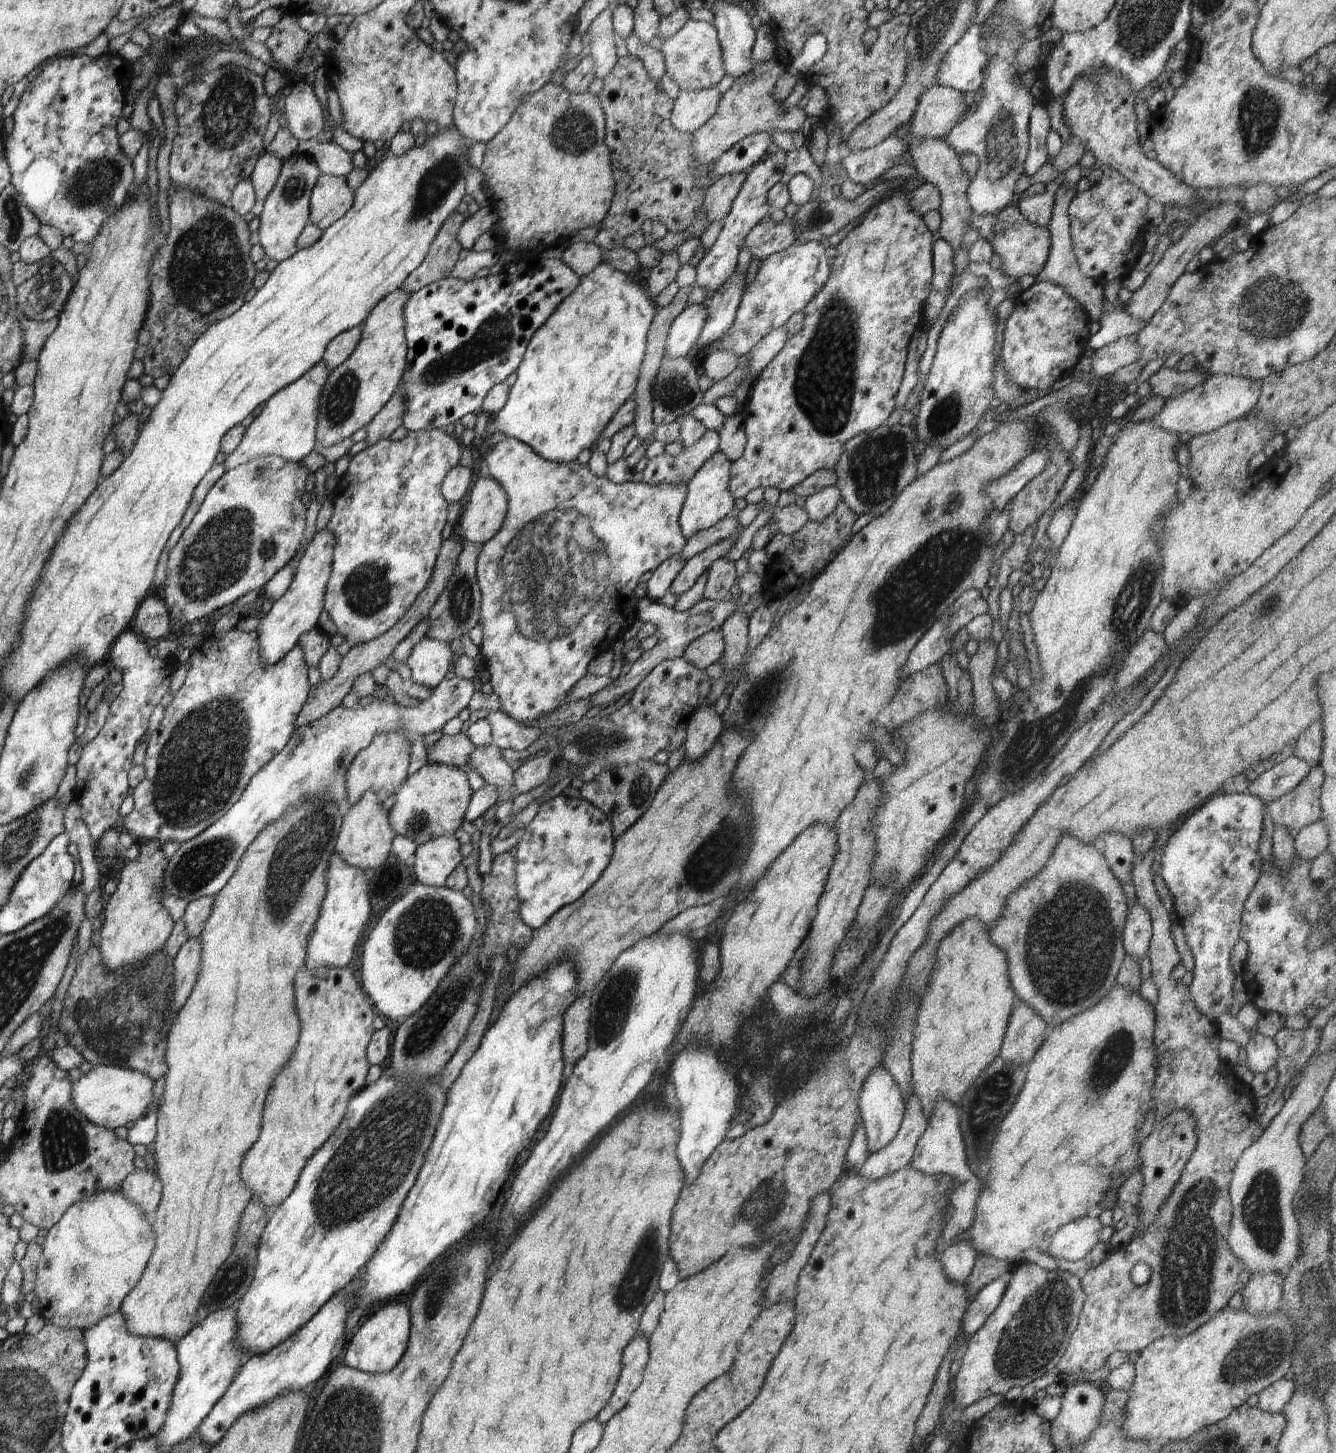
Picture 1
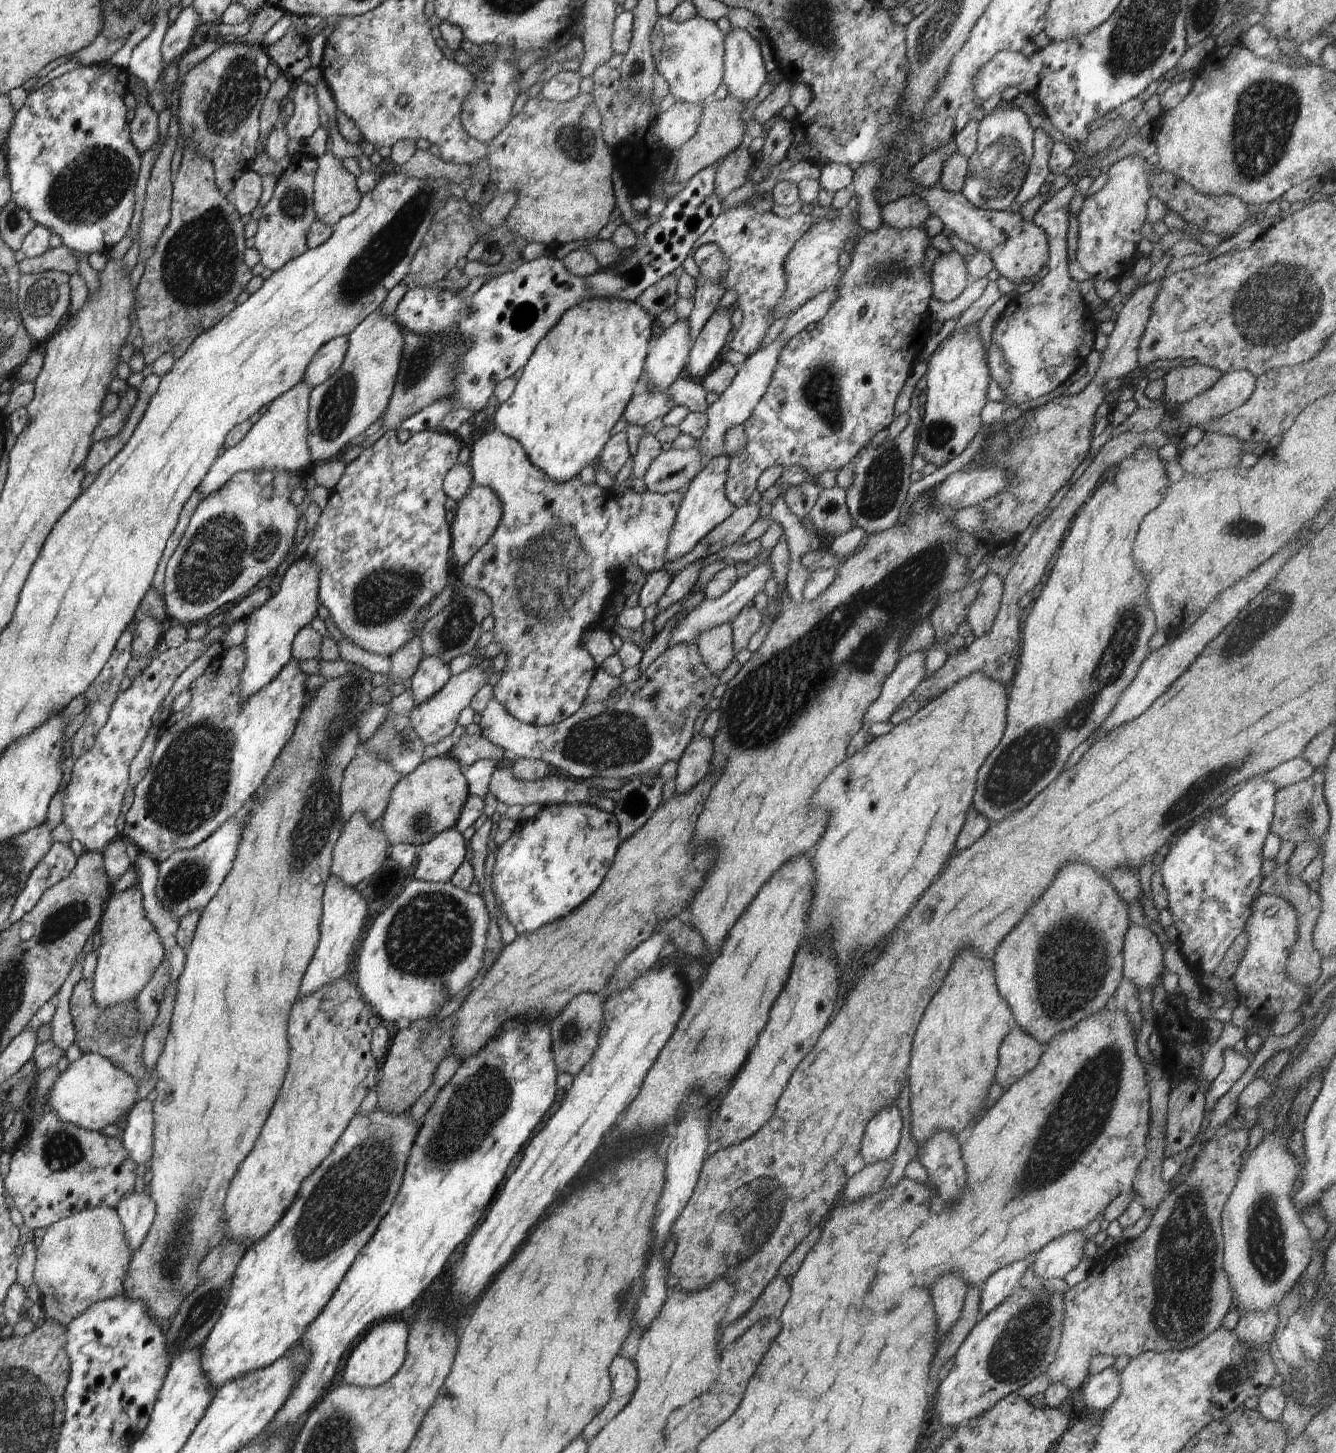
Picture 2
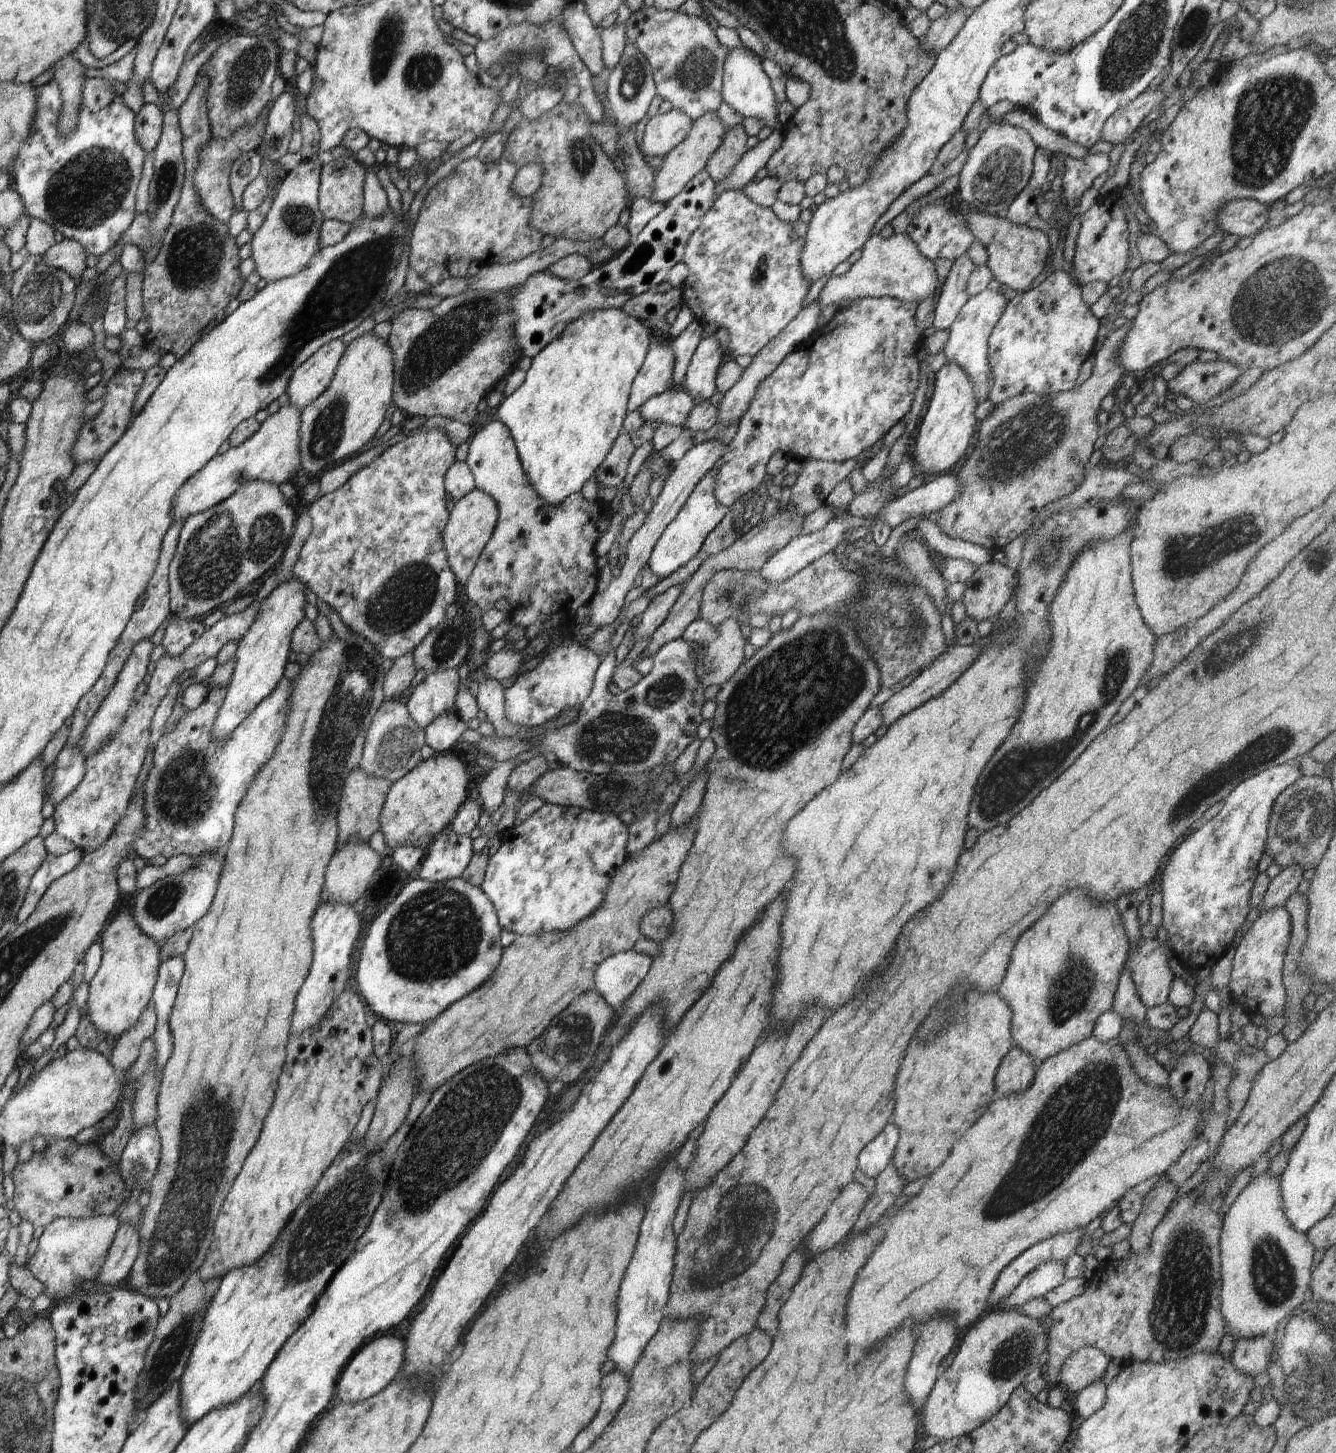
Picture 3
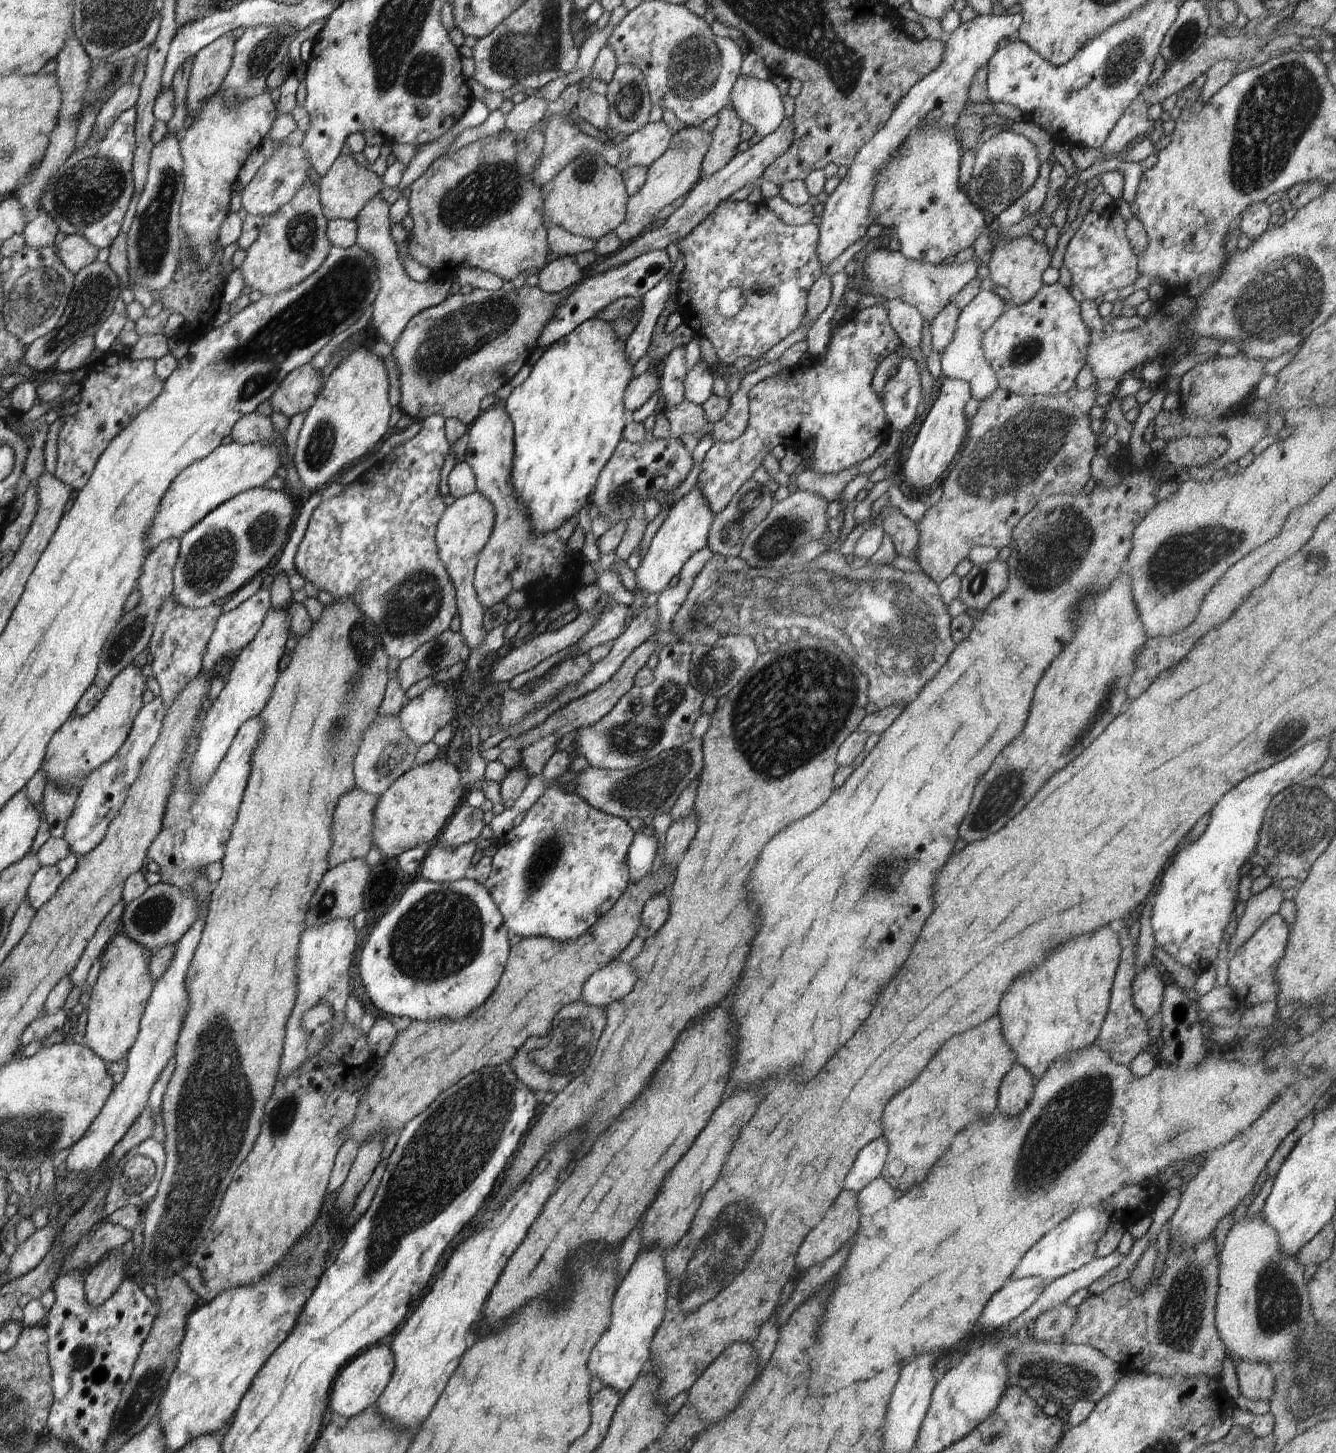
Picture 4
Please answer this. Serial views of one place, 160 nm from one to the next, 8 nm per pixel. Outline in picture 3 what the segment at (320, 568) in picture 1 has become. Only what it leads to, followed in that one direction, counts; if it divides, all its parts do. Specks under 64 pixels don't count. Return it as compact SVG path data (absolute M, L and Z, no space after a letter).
M292 576L280 583L257 608L255 619L242 636L235 653L235 667L231 681L226 686L224 702L221 703L213 724L213 737L217 741L228 738L233 730L276 688L285 676L291 636L305 617L307 583Z

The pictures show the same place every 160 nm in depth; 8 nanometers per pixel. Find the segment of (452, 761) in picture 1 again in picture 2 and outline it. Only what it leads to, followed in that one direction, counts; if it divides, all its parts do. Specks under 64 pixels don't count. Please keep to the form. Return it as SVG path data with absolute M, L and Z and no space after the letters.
M482 734L462 735L460 740L452 745L451 751L460 766L470 766L482 759L492 759L498 762L510 756L509 752L492 744Z

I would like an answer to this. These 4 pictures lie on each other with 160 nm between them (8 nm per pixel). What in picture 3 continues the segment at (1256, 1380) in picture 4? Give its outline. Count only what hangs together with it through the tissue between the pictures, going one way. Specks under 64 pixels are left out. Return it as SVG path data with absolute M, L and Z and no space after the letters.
M1258 1335L1257 1337L1240 1337L1234 1340L1234 1350L1231 1352L1231 1361L1234 1366L1251 1377L1256 1378L1259 1382L1266 1381L1269 1368L1269 1360L1273 1342L1266 1335Z

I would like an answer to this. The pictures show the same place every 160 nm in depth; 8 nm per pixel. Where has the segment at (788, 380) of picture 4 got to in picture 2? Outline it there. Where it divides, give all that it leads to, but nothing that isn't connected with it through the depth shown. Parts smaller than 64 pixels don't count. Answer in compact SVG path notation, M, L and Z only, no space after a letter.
M882 223L875 231L862 231L856 238L855 246L851 254L850 262L844 274L840 274L837 279L835 291L837 299L830 305L827 313L816 322L816 327L808 332L803 330L796 336L793 336L780 351L777 363L773 368L772 378L770 379L766 392L756 403L752 414L743 422L745 435L747 436L746 448L742 454L729 458L729 467L727 470L727 479L725 482L725 495L728 500L735 506L741 507L748 503L752 492L756 490L756 482L760 474L772 466L782 466L783 472L789 466L800 466L808 472L810 477L826 472L826 470L846 470L854 456L860 449L868 445L872 439L883 436L894 420L894 403L906 378L910 375L913 366L916 364L918 357L926 340L930 337L930 323L928 314L930 305L933 304L933 284L931 278L927 275L930 272L924 270L924 260L926 260L926 249L928 248L928 235L925 230L917 226L897 229L892 225Z

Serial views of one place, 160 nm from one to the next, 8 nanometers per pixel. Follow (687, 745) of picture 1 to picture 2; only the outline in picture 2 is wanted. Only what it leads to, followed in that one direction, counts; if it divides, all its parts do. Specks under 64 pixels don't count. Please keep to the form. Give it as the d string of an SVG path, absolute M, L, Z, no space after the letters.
M702 732L693 736L682 756L677 760L675 790L678 794L690 790L710 772L712 757L713 739L709 739Z

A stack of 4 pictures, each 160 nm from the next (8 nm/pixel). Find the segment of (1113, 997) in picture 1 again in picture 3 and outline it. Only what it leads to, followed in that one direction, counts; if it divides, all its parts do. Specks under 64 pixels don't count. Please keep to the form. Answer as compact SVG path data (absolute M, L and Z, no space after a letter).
M1094 1036L1088 1037L1037 1064L1040 1065L1040 1068L1038 1068L1038 1072L1035 1072L1032 1084L1026 1090L997 1096L996 1100L992 1102L996 1106L996 1114L984 1112L980 1116L980 1120L956 1142L956 1146L952 1148L952 1152L944 1160L944 1164L930 1176L930 1180L924 1186L924 1190L920 1192L920 1196L914 1196L902 1208L902 1212L898 1212L894 1226L886 1232L884 1242L878 1246L878 1250L872 1254L872 1258L866 1262L866 1266L856 1276L852 1294L850 1294L850 1302L848 1302L848 1310L846 1310L848 1312L848 1322L846 1322L848 1338L846 1340L850 1342L848 1348L850 1348L852 1362L860 1360L864 1356L864 1352L868 1348L872 1348L874 1342L884 1338L896 1326L902 1326L906 1318L912 1318L916 1322L924 1322L924 1320L932 1318L934 1314L946 1310L954 1318L958 1331L962 1330L964 1326L972 1324L982 1312L989 1311L990 1291L995 1285L999 1272L1002 1272L1010 1262L1043 1240L1086 1228L1094 1218L1098 1218L1104 1210L1108 1210L1130 1189L1143 1188L1160 1178L1170 1168L1170 1165L1180 1158L1188 1146L1197 1143L1196 1136L1200 1134L1199 1130L1202 1130L1206 1120L1210 1118L1210 1116L1200 1114L1203 1102L1200 1102L1198 1107L1181 1107L1167 1088L1146 1084L1137 1075L1126 1049L1118 1038L1108 1042L1100 1042Z

